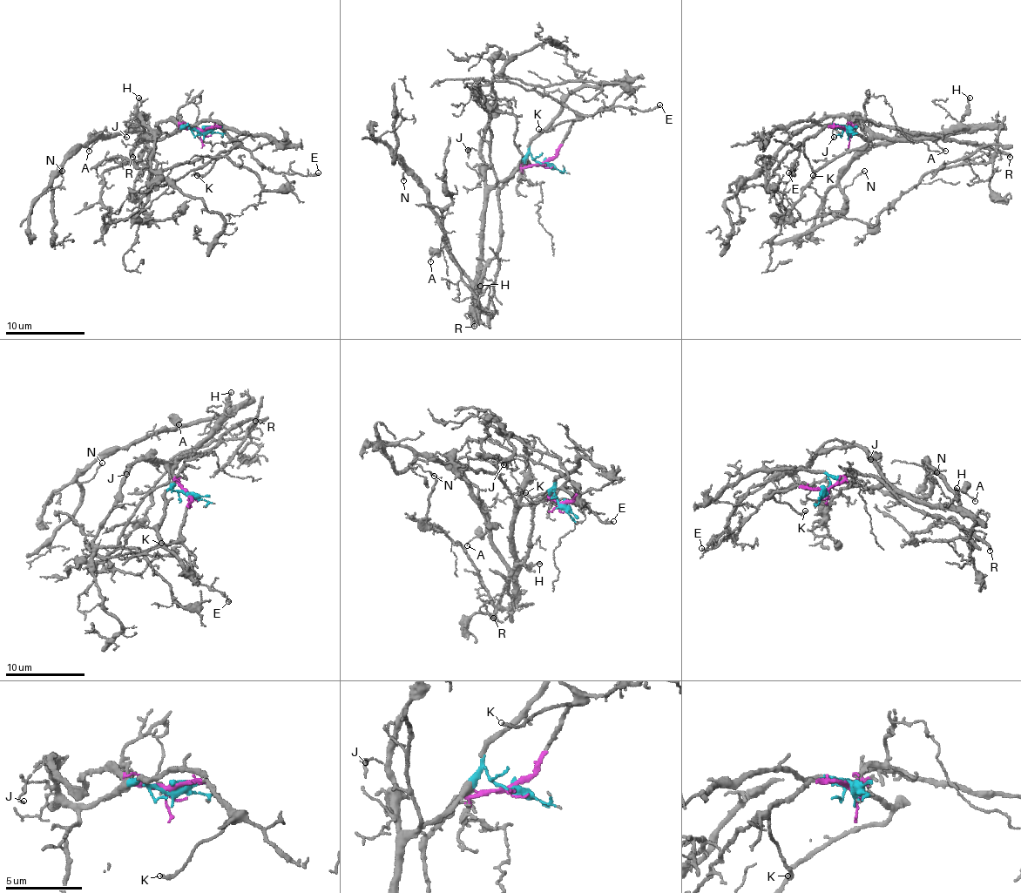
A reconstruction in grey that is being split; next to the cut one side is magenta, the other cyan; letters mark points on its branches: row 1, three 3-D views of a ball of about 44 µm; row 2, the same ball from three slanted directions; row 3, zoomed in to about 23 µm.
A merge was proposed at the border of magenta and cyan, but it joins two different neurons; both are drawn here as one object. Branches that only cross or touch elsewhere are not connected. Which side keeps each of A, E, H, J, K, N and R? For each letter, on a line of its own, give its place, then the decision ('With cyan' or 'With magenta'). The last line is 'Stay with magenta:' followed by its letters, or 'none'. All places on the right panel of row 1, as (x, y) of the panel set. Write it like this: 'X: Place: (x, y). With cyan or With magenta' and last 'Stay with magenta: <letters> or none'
A: Place: (945, 151). With cyan
E: Place: (788, 172). With magenta
H: Place: (970, 98). With cyan
J: Place: (834, 137). With cyan
K: Place: (813, 175). With magenta
N: Place: (864, 171). With cyan
R: Place: (1010, 157). With magenta
Stay with magenta: E, K, R

